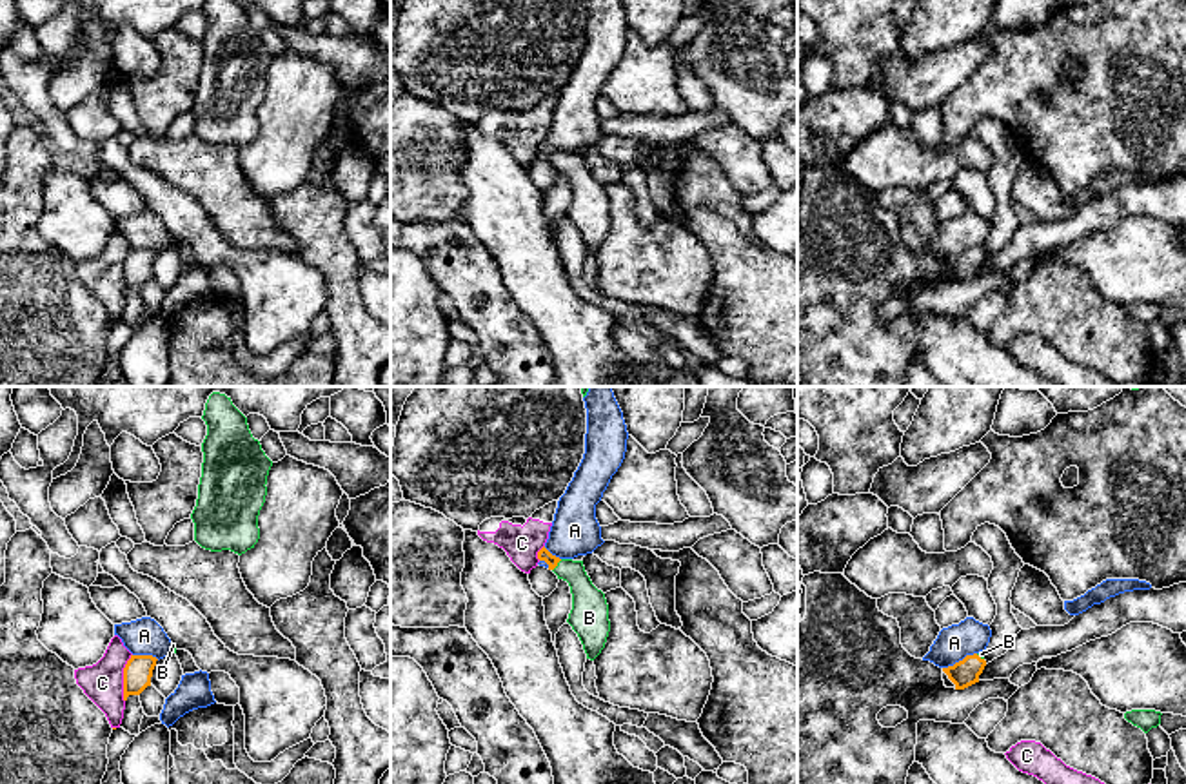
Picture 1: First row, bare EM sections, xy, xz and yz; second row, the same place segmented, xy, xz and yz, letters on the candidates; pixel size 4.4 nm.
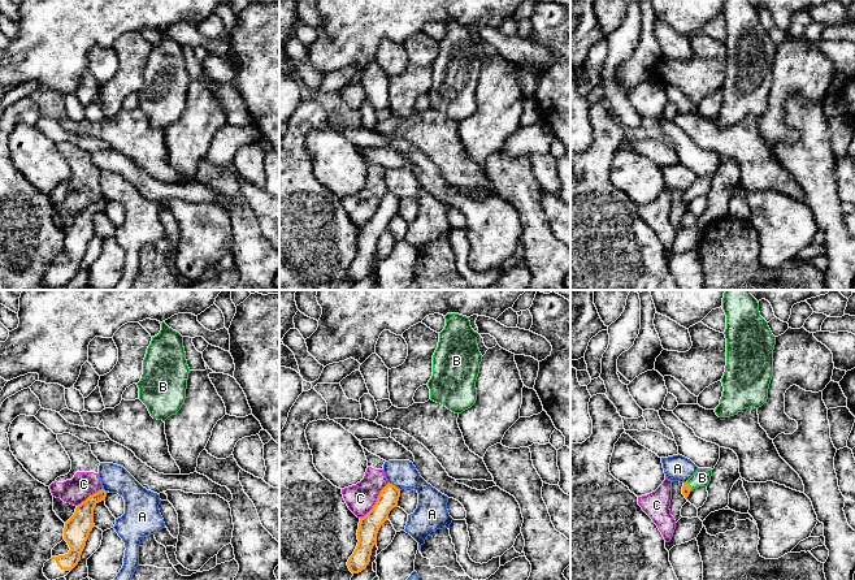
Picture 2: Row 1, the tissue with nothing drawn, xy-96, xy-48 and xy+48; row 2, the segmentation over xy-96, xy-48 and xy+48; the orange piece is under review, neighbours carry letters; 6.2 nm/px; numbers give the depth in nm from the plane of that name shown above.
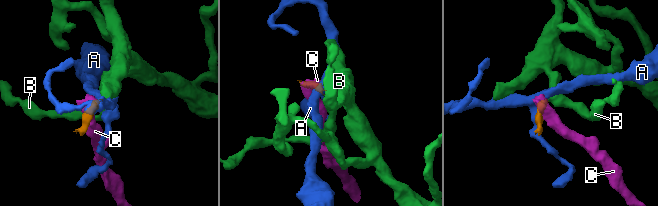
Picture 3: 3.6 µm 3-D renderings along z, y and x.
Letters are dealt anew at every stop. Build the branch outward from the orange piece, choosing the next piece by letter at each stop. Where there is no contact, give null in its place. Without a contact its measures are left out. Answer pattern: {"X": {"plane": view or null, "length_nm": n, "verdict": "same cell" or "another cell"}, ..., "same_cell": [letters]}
{"A": {"plane": "yz", "length_nm": 170, "verdict": "another cell"}, "B": {"plane": "xz", "length_nm": 70, "verdict": "same cell"}, "C": {"plane": "xy", "length_nm": 220, "verdict": "another cell"}, "same_cell": ["B"]}

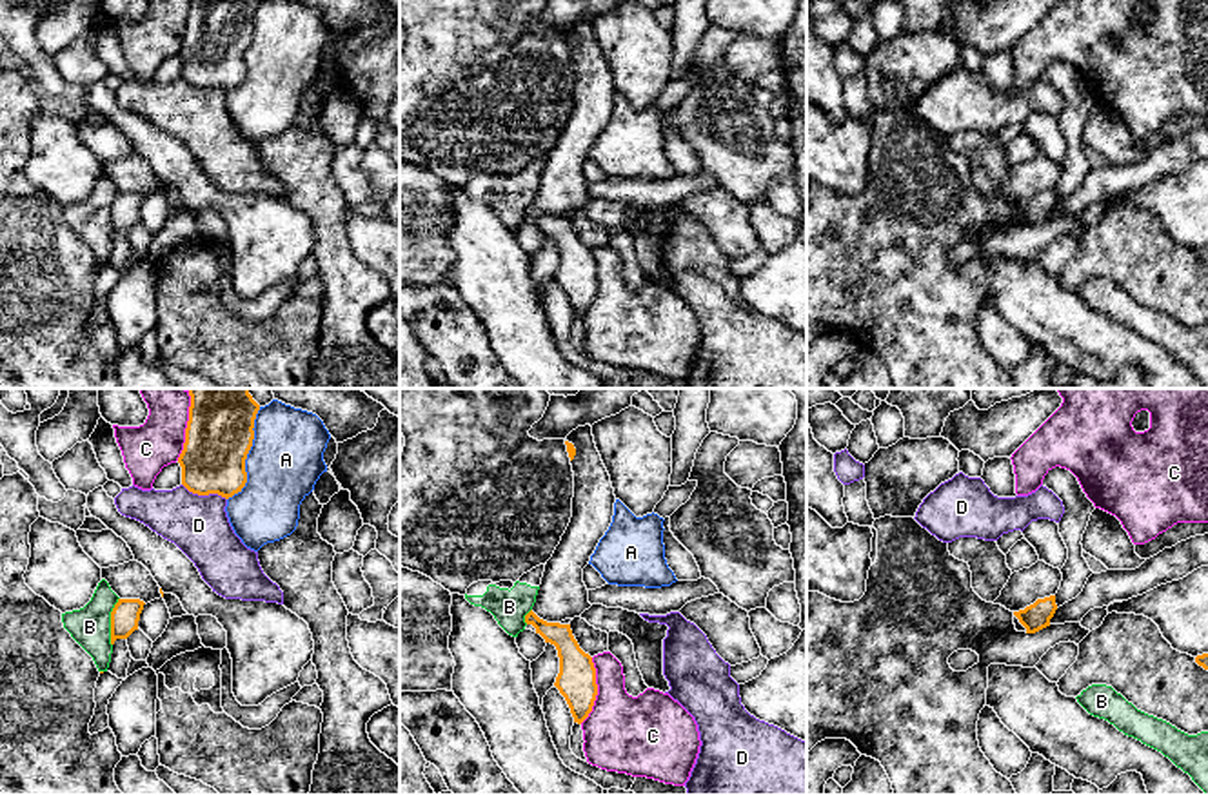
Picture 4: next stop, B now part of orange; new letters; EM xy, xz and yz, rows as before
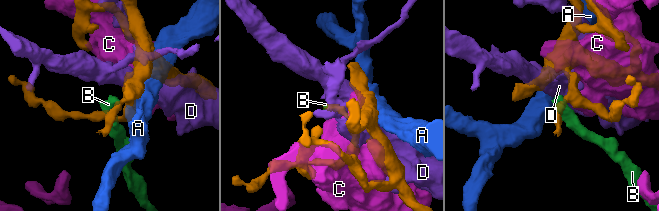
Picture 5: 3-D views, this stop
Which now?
{"A": {"plane": "xy", "length_nm": 440, "verdict": "another cell"}, "B": {"plane": "xy", "length_nm": 220, "verdict": "another cell"}, "C": {"plane": "xz", "length_nm": 300, "verdict": "another cell"}, "D": {"plane": "xy", "length_nm": 220, "verdict": "another cell"}, "same_cell": []}

